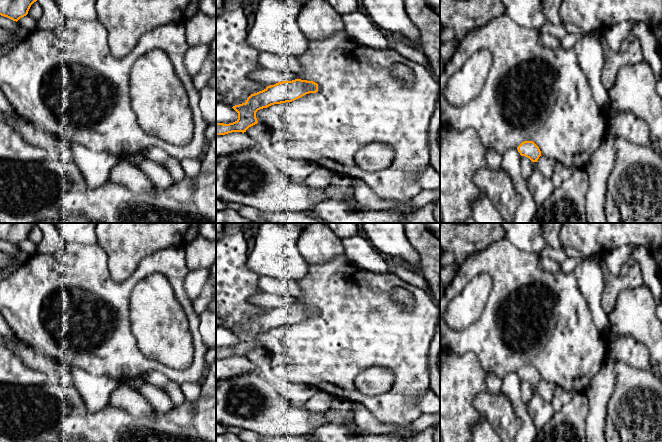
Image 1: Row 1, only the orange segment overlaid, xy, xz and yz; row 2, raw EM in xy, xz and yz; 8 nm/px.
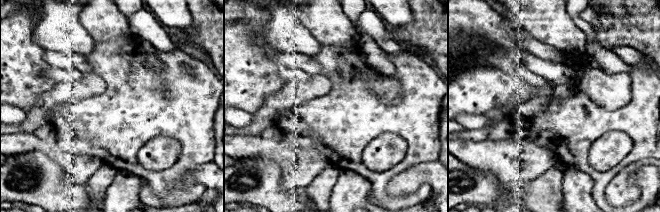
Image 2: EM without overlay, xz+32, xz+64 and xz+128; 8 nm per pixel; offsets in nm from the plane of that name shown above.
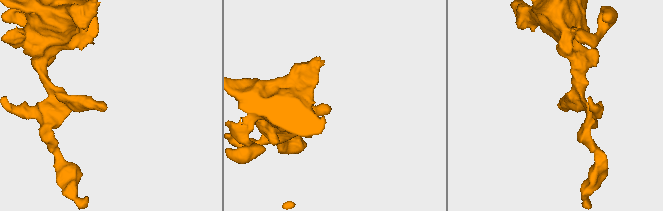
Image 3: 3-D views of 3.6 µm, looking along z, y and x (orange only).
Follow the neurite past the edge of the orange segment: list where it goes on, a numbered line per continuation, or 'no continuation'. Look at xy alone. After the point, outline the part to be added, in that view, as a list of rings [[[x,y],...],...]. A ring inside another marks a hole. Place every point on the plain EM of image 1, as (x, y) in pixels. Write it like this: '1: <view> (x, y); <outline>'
no continuation

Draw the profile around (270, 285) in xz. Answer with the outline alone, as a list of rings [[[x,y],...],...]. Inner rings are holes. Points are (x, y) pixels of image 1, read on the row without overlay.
[[[259,277],[258,287],[262,292],[278,296],[292,295],[296,298],[302,294],[299,283],[294,280],[278,280],[271,277]]]

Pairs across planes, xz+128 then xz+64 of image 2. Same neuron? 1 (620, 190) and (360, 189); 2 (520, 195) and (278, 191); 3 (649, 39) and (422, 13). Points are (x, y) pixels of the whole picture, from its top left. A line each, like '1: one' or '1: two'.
1: two
2: two
3: one

